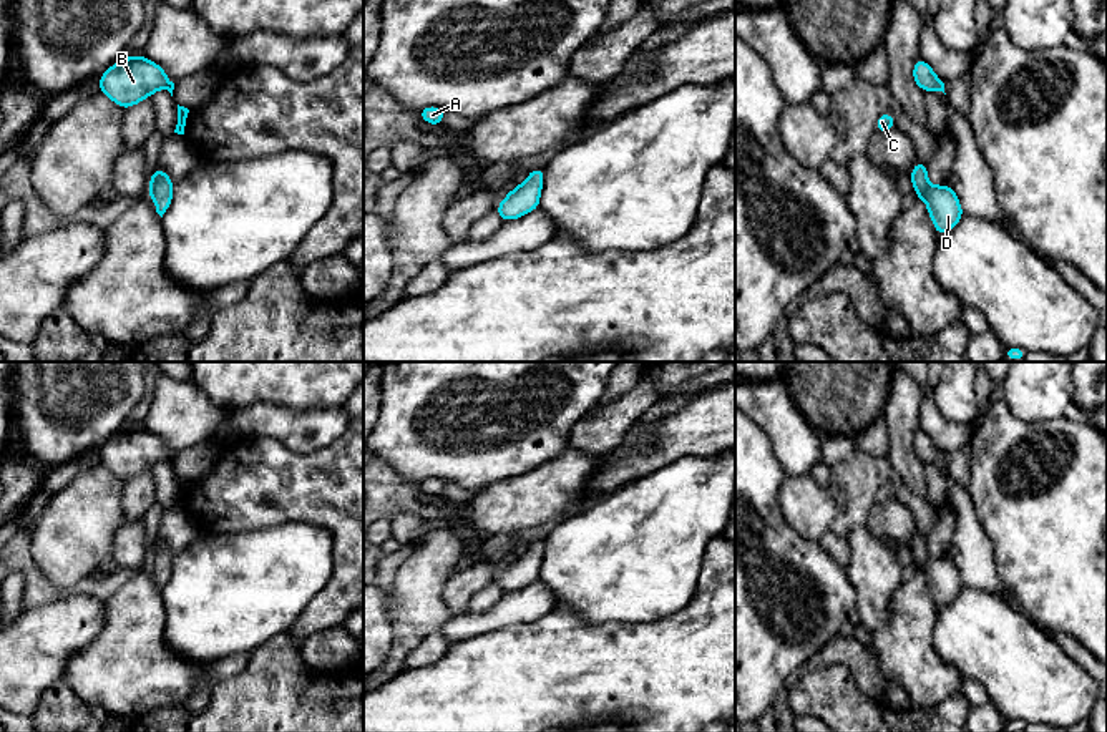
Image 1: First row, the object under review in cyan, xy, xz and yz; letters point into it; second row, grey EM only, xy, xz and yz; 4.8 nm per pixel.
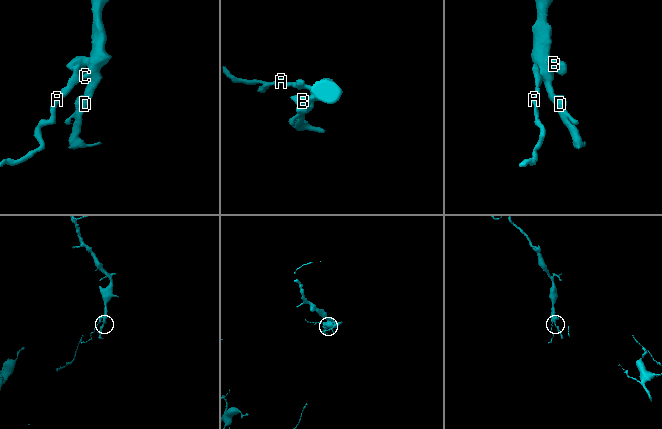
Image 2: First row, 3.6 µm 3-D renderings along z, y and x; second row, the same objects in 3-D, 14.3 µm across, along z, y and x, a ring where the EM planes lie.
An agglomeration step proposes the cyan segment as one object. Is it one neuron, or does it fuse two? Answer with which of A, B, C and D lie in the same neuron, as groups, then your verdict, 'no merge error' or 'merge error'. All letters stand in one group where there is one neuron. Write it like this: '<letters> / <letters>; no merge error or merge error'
A B C D; no merge error

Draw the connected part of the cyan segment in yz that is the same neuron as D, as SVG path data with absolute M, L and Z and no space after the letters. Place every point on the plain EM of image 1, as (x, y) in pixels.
M916 533L909 546L916 569L928 578L928 586L939 608L948 606L964 588L961 574L949 556L931 558L928 553L928 541L923 533Z

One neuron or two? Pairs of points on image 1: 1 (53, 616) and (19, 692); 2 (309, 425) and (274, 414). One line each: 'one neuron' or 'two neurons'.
1: one neuron
2: one neuron

